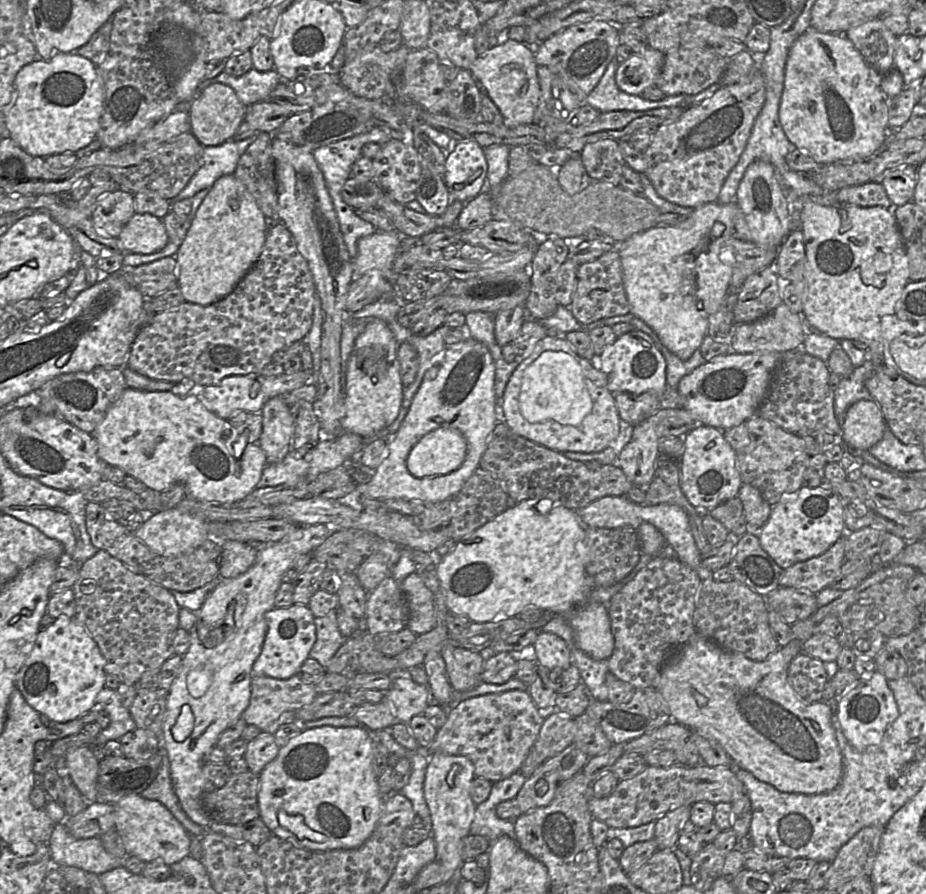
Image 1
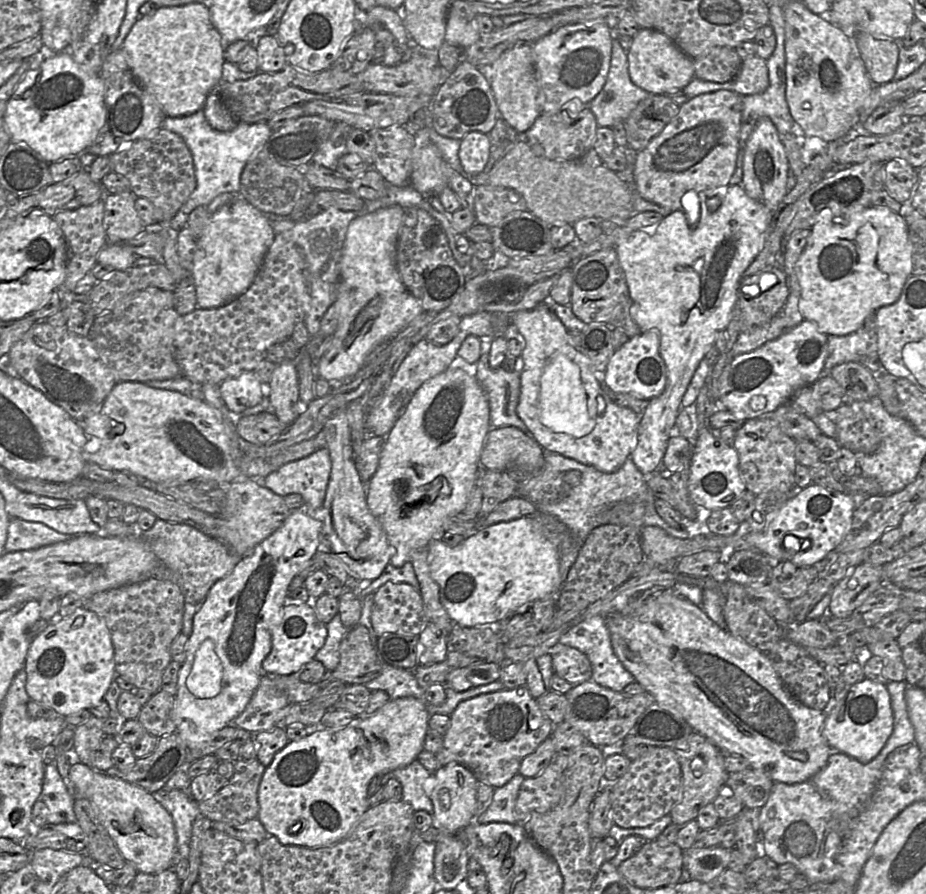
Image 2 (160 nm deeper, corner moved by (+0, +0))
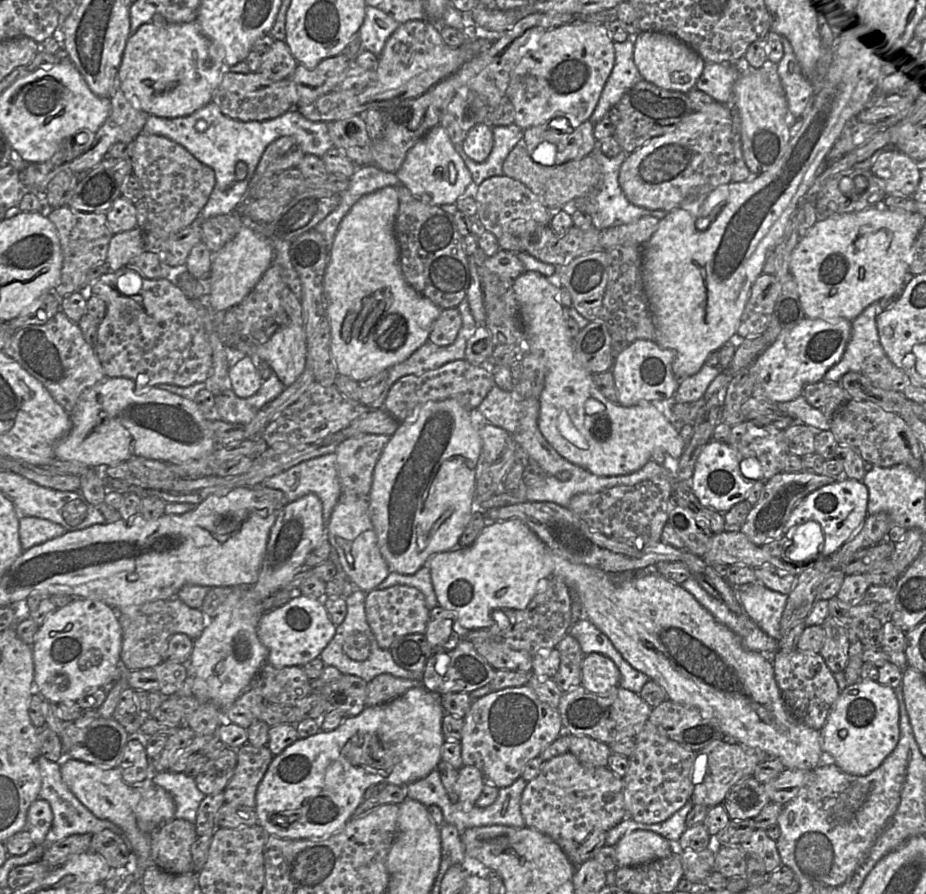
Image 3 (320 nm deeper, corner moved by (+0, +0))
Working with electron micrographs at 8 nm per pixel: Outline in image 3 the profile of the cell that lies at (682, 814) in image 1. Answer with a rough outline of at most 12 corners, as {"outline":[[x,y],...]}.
{"outline":[[713,742],[690,801],[712,808],[750,778],[769,755],[740,743]]}

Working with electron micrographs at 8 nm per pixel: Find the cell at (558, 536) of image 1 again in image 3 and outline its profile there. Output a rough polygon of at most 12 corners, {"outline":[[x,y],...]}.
{"outline":[[518,519],[433,554],[438,605],[466,629],[525,609],[553,575]]}

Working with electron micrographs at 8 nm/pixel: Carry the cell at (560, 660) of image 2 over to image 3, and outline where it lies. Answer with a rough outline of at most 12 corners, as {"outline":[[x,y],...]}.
{"outline":[[592,652],[582,662],[589,692],[609,695],[621,674],[609,657]]}

